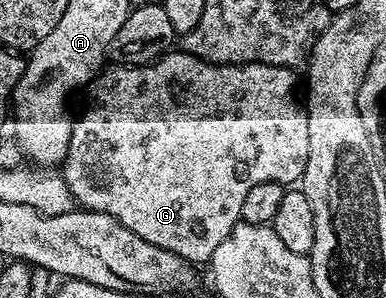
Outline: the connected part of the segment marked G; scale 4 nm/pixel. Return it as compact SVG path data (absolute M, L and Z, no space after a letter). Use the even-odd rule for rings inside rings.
M170 52L158 58L156 62L151 62L147 66L130 66L128 64L110 65L108 69L97 75L91 83L91 91L93 90L93 99L89 102L89 107L82 112L73 123L73 131L71 132L71 144L67 148L67 156L59 167L59 173L65 179L67 188L71 192L74 203L78 207L94 210L95 212L103 212L107 216L111 216L115 220L119 220L119 224L123 224L123 228L131 228L131 232L135 232L135 236L143 236L143 240L147 240L147 244L155 244L159 248L167 248L169 252L175 252L180 258L185 258L191 264L197 262L208 263L213 257L215 248L219 248L219 244L223 244L223 240L227 240L227 236L236 228L237 223L241 221L241 209L243 208L243 200L247 197L247 192L251 192L251 188L255 188L255 184L267 184L268 182L280 182L282 184L300 183L303 172L307 168L307 152L311 144L311 136L309 135L309 111L297 99L297 78L292 69L288 66L268 66L267 64L259 64L252 62L246 66L220 66L214 62L205 62L202 58L197 58L194 54L184 52Z

